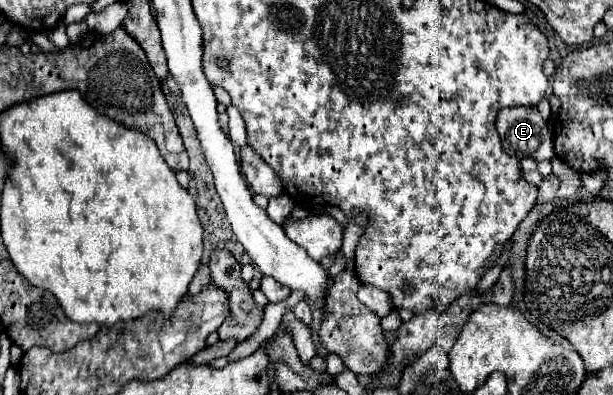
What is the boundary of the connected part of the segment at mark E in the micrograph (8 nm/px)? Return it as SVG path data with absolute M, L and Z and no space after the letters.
M535 106L505 108L497 114L497 132L501 136L503 150L509 156L531 156L539 160L551 160L553 136Z

